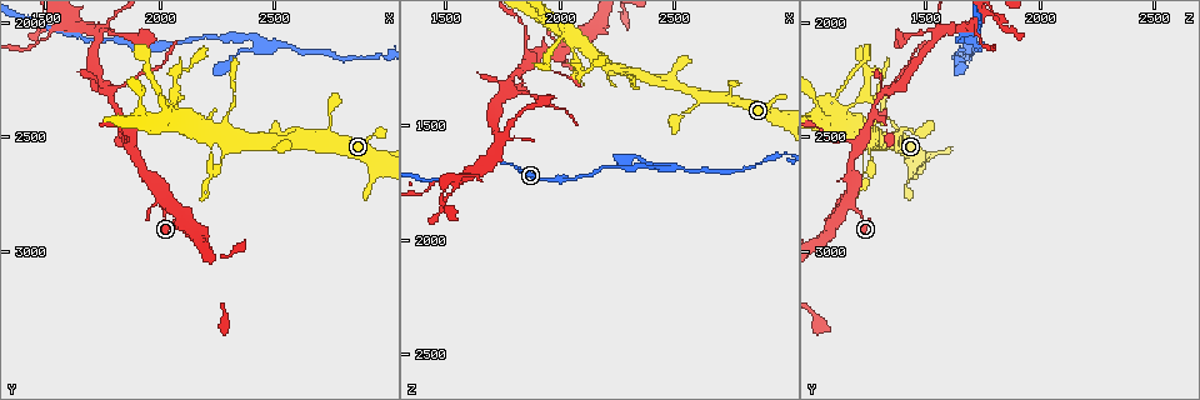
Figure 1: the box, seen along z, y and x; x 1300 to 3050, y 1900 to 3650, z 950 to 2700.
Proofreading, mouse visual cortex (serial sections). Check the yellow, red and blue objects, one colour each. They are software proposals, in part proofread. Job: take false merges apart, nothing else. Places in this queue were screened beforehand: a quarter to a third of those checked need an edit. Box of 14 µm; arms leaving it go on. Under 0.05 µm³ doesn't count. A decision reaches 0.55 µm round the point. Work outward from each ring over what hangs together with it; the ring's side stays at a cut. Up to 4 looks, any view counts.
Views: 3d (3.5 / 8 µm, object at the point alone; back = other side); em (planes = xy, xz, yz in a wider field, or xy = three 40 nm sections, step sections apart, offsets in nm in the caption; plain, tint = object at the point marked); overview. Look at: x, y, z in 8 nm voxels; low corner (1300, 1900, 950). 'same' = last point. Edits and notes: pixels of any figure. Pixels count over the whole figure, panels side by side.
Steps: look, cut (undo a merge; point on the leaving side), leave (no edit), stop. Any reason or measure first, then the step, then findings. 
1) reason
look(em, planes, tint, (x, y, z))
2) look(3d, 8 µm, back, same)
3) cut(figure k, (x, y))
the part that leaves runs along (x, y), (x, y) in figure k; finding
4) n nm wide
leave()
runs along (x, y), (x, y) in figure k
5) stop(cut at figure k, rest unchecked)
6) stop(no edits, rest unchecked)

a fork
look(3d, 3.5 µm, (2430, 2070, 1680))

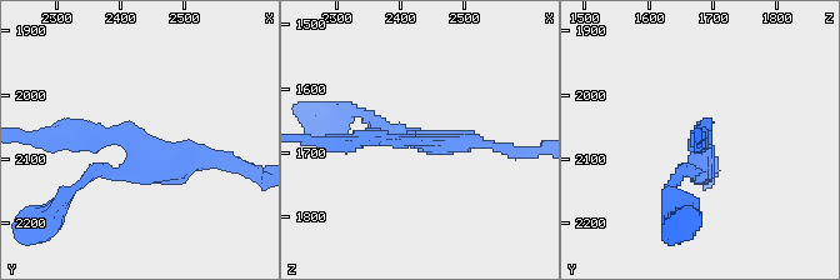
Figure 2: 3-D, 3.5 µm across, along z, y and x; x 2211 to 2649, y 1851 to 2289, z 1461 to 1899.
3 arms; arms of 200, 250, 250 nm; now the EM
look(em, xy, step 2, tint, (2425, 2075, 1685))

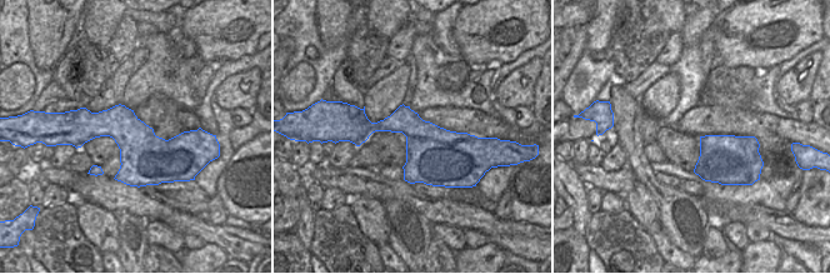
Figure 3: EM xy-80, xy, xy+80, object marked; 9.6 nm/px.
leave()
runs along (55, 136), (213, 155) in figure 2; one cell here

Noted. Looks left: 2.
look(3d, 3.5 µm, (2740, 2470, 1370))

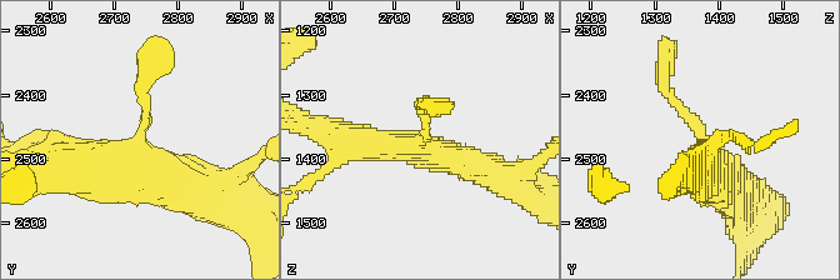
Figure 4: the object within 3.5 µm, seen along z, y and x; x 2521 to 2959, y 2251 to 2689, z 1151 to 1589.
look(em, planes, tint, (2735, 2475, 1380))

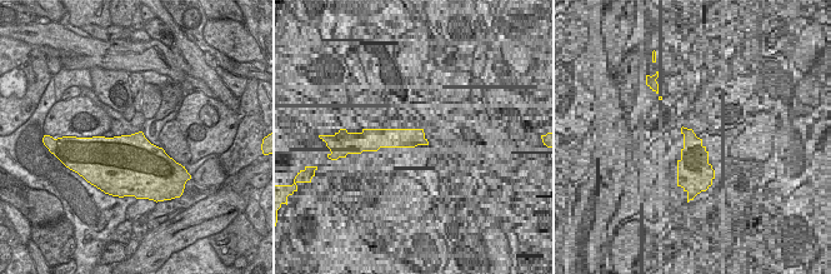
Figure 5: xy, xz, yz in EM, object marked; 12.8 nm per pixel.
leave()
runs along (720, 184), (663, 73) in figure 4; all the same cell

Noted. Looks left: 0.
stop(no edits, rest unchecked)

